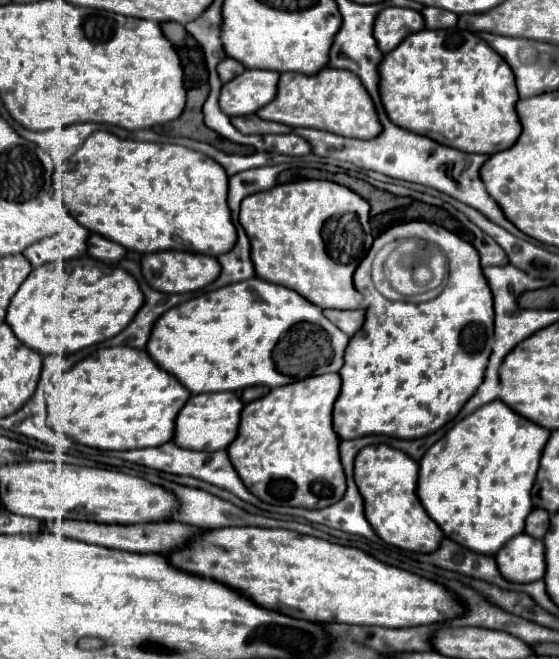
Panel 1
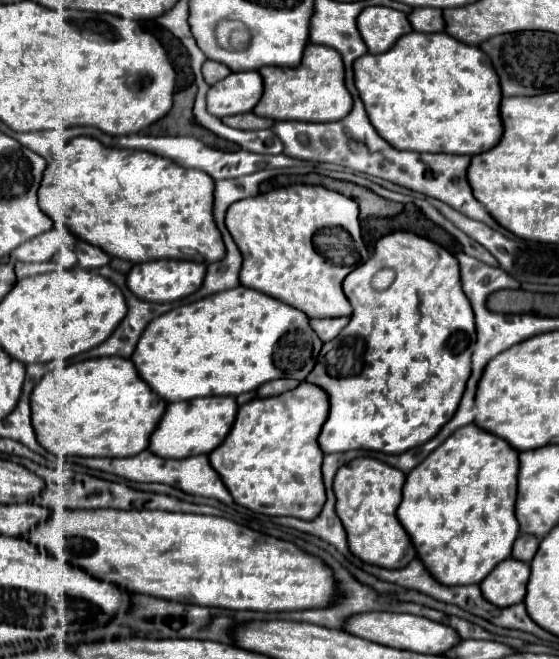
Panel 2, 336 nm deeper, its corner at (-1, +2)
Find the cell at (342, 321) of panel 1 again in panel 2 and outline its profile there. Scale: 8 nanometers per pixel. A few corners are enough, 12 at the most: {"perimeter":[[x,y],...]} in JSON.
{"perimeter":[[350,317],[310,319],[322,341],[334,339]]}

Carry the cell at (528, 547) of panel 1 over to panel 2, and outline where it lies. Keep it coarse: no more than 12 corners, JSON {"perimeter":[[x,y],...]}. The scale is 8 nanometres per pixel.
{"perimeter":[[510,557],[480,583],[490,603],[524,601],[530,565]]}

